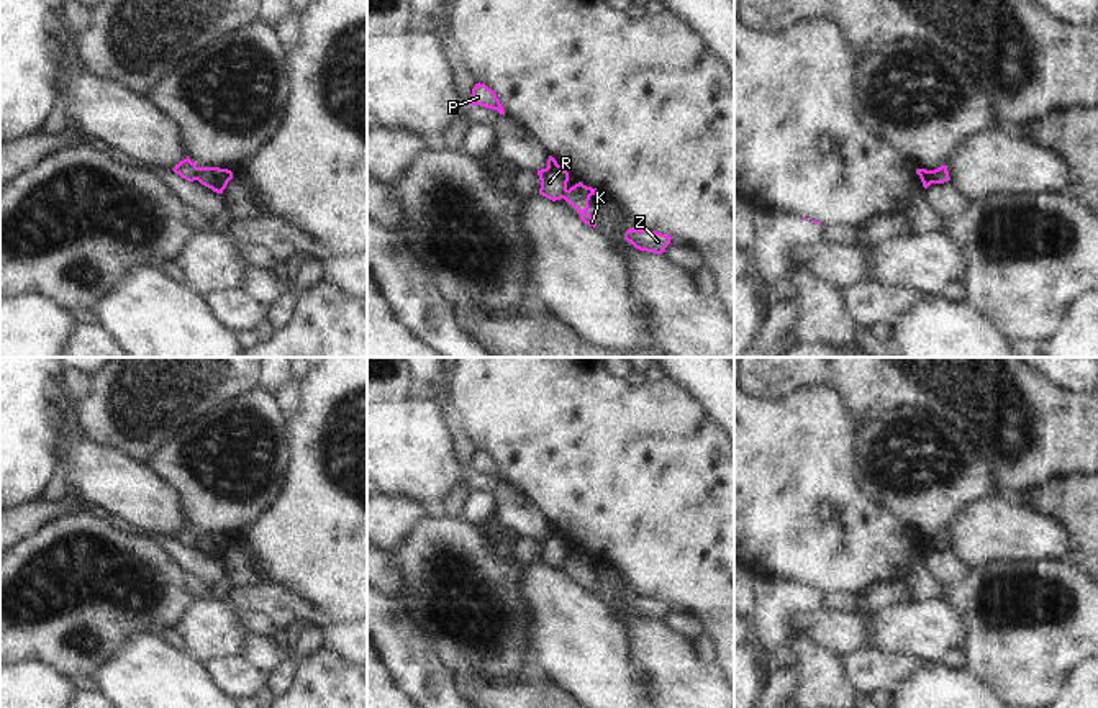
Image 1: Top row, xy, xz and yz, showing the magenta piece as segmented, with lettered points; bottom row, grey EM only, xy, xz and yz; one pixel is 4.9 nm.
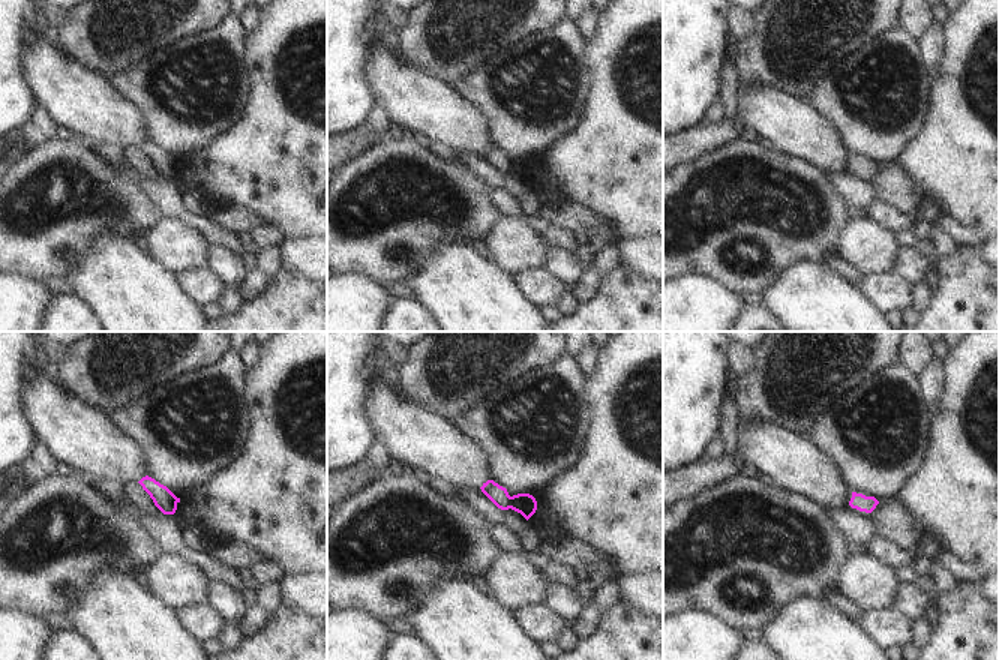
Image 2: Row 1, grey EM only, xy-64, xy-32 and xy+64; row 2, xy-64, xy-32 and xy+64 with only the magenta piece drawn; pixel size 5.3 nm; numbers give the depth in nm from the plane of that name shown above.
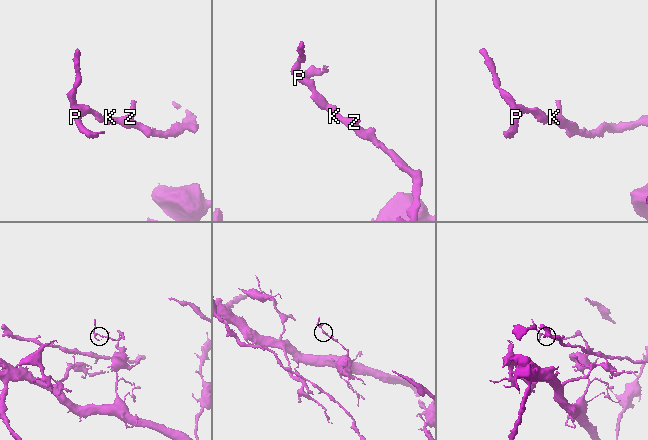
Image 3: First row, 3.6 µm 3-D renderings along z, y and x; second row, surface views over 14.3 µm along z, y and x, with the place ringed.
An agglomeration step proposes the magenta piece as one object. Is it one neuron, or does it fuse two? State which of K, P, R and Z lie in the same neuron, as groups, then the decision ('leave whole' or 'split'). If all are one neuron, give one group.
K Z / P R; split

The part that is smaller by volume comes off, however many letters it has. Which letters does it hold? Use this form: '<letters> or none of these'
P, R

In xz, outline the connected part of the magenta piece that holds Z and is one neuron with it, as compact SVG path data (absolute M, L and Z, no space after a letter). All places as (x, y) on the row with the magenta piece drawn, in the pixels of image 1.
M629 228L624 233L624 239L631 243L636 249L654 254L662 254L670 244L670 236L651 229Z

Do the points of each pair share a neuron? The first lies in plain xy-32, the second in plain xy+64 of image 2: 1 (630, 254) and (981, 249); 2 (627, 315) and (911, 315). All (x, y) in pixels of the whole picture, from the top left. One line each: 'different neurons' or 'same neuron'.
1: same neuron
2: different neurons

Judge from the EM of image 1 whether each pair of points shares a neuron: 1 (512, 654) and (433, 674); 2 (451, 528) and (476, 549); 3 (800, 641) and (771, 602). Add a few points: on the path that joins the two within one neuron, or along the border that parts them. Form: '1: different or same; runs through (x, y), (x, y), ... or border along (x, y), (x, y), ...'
1: different; border along (431, 636), (441, 659), (454, 672)
2: same; runs through (458, 535), (469, 546)
3: different; border along (794, 633), (787, 641)

